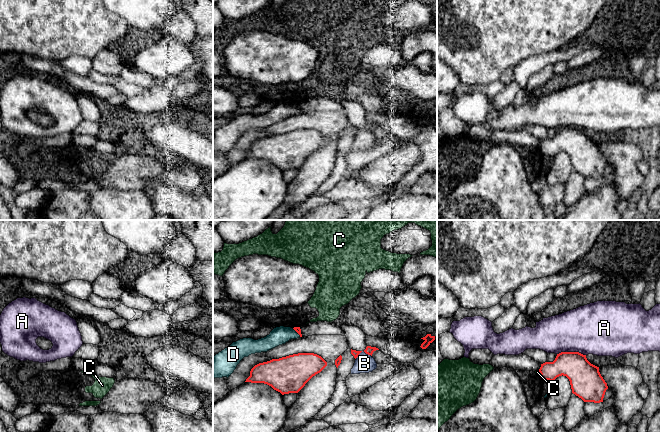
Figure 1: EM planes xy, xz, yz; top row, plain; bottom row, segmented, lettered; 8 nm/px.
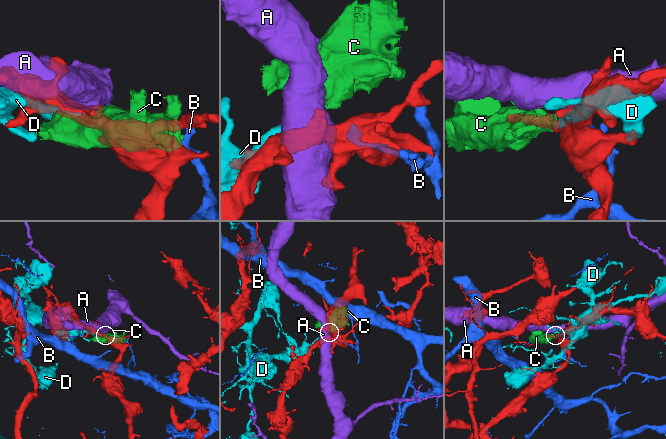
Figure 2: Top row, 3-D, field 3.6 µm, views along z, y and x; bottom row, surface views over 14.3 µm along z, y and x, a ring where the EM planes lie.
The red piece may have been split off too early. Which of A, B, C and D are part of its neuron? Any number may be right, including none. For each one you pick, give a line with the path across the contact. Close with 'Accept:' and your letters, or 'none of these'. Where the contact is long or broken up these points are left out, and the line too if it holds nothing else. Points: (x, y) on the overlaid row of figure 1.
Accept: none of these

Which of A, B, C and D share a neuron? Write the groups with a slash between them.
A / B / C / D

